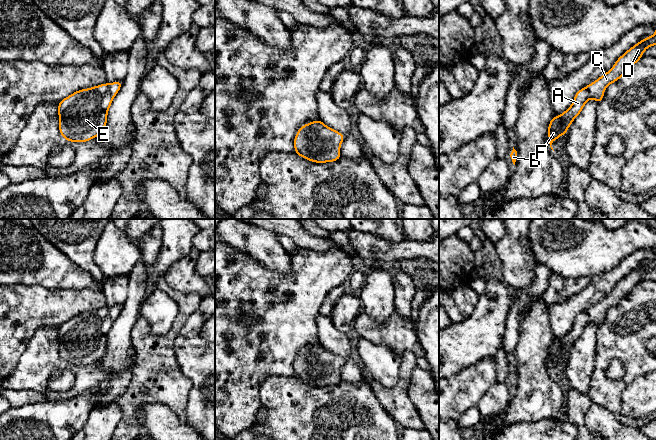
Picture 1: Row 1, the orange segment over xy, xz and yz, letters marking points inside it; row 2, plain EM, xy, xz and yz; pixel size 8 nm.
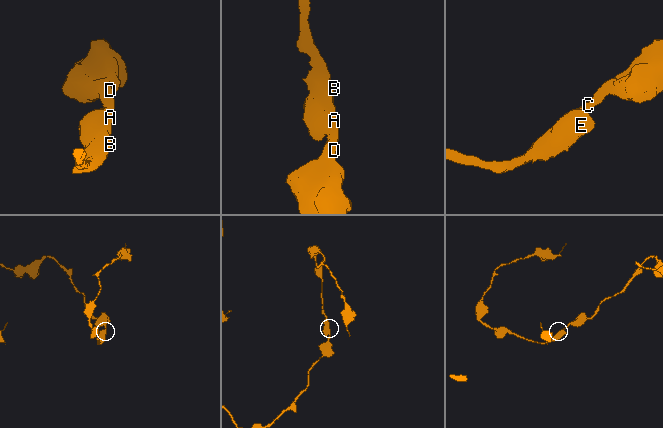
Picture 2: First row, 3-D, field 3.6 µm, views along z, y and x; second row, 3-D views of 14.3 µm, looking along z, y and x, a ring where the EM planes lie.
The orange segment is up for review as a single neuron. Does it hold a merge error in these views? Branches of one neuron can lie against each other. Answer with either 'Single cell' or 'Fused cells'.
Single cell

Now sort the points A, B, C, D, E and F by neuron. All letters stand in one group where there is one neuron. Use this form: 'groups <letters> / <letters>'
groups A B C D E F

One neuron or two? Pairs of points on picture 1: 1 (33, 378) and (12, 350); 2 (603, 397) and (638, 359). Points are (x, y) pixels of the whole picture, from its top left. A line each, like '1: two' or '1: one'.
1: two
2: one

